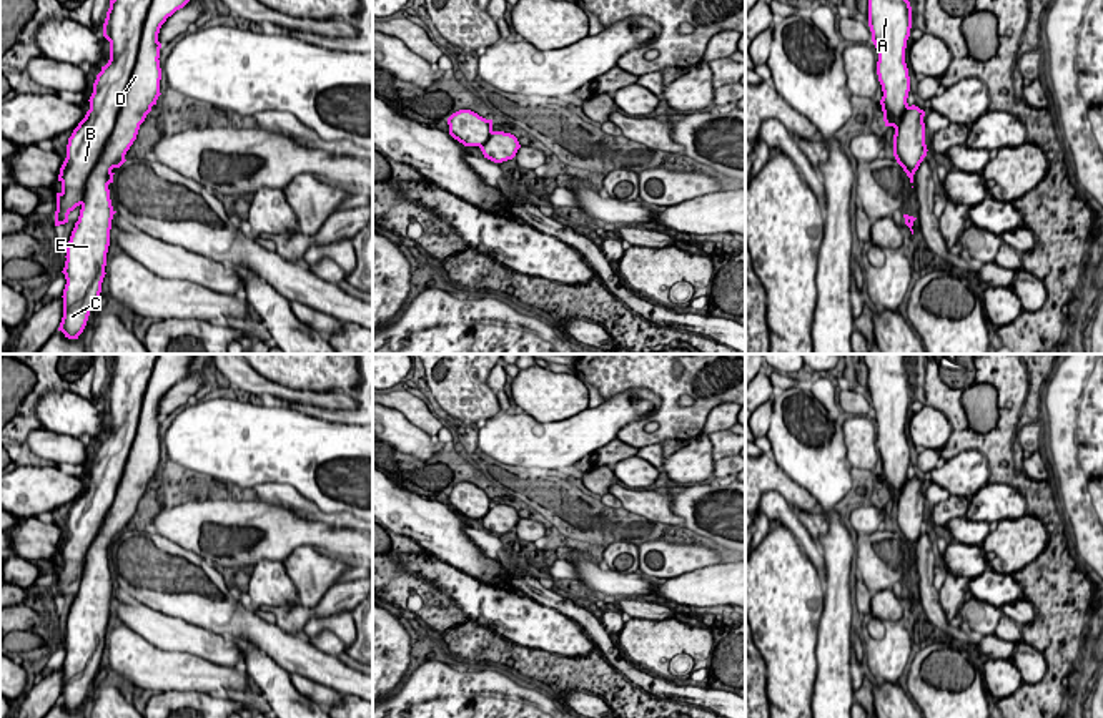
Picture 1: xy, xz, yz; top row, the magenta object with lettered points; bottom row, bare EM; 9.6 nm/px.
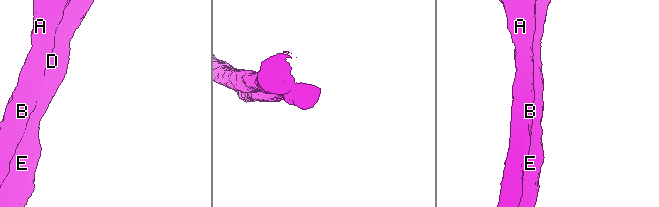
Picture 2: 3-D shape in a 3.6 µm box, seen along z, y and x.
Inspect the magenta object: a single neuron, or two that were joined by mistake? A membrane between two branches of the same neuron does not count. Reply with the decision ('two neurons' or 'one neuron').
one neuron

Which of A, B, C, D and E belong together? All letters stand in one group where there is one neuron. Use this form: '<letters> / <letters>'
A B C D E

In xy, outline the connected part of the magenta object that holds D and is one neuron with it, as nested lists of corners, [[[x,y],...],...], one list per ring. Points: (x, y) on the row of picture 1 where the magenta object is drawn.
[[[110,0],[110,8],[103,23],[103,37],[110,42],[110,60],[96,75],[93,93],[90,96],[90,110],[73,130],[67,145],[67,158],[60,168],[58,181],[62,191],[57,193],[55,226],[68,223],[68,214],[80,206],[80,216],[72,231],[67,246],[67,261],[63,274],[67,279],[63,289],[63,317],[58,331],[68,339],[78,339],[83,332],[90,311],[100,302],[101,283],[105,278],[106,253],[110,246],[111,219],[116,213],[111,206],[108,184],[113,183],[113,168],[120,168],[126,160],[125,155],[136,140],[140,125],[145,121],[151,106],[156,105],[160,93],[160,48],[158,33],[161,25],[176,10],[183,8],[190,0]]]

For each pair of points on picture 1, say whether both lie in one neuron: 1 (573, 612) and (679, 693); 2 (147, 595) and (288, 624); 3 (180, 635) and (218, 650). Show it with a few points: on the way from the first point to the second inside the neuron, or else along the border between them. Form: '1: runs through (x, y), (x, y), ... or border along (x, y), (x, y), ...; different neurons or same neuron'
1: runs through (599, 635), (618, 662), (638, 677), (651, 682); same neuron
2: border along (276, 624), (286, 632), (301, 635); different neurons
3: runs through (190, 639), (208, 645); same neuron

